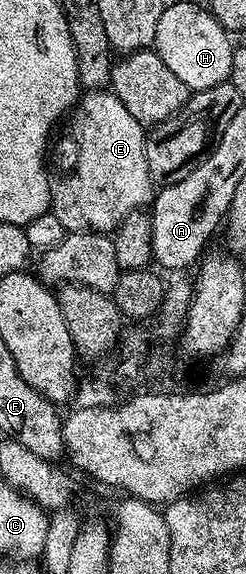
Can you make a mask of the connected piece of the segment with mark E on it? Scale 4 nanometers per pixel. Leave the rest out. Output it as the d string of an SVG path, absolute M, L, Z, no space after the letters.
M105 88L82 93L76 114L77 163L66 182L52 187L51 213L59 216L66 232L77 232L82 228L112 232L123 216L148 207L155 197L155 183L147 168L147 130Z

